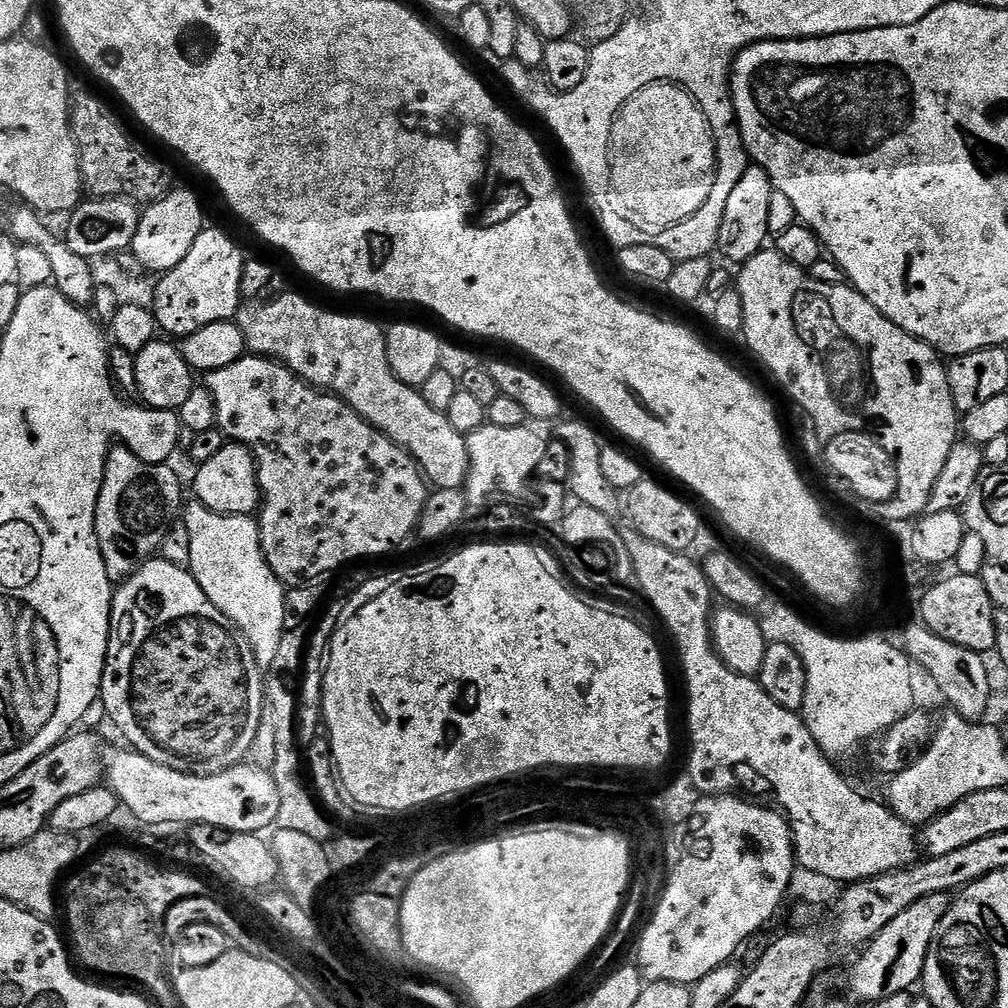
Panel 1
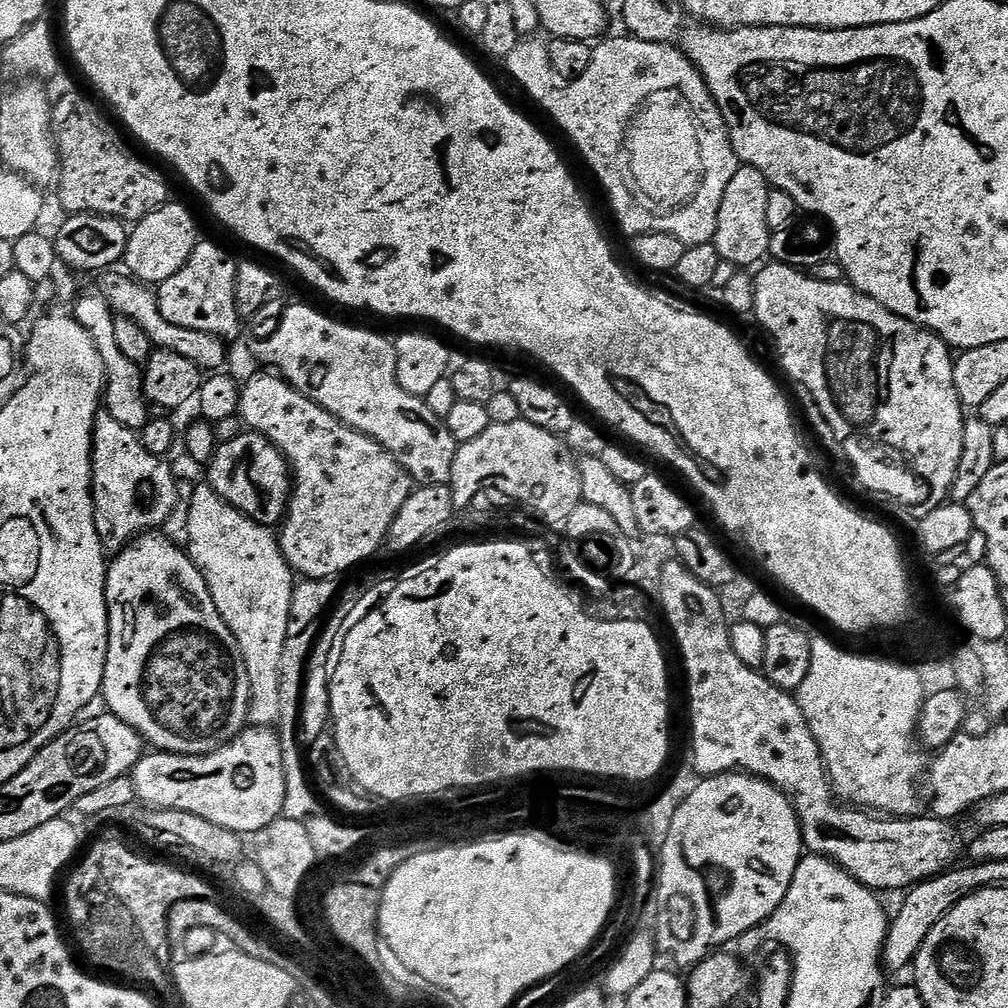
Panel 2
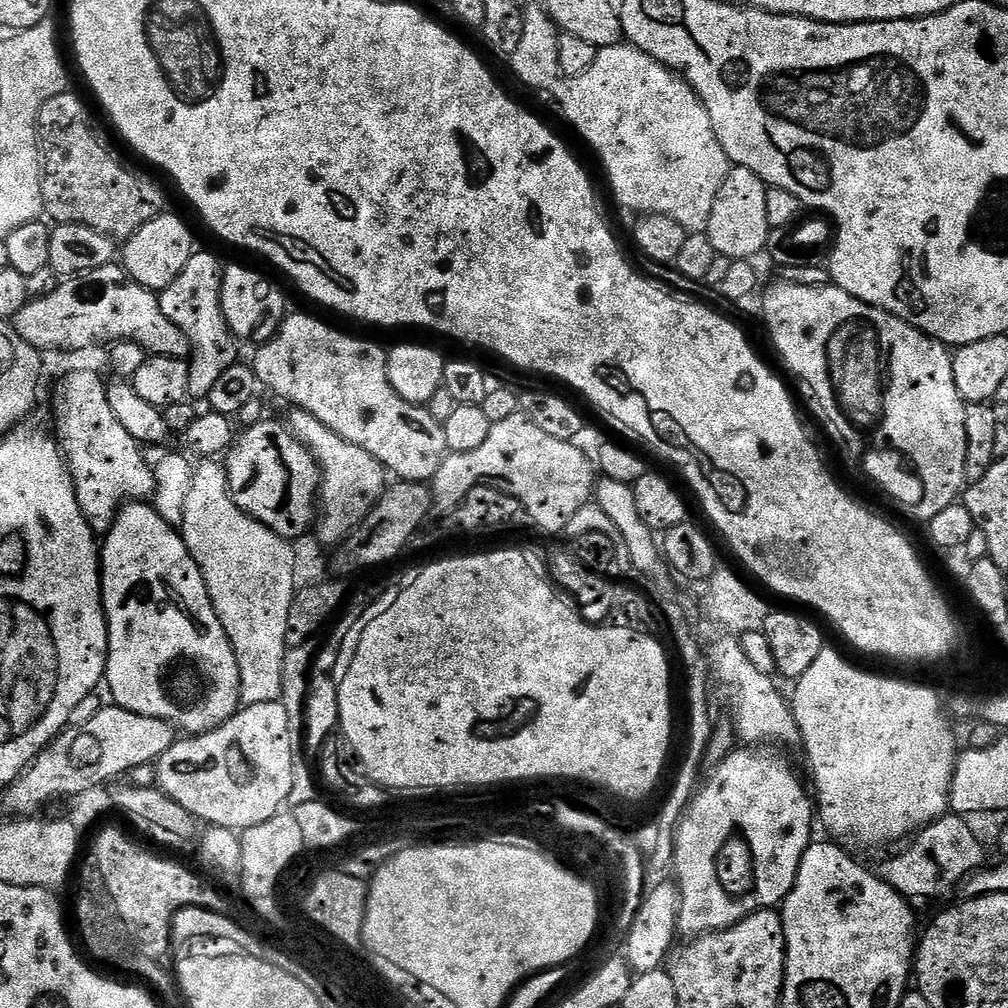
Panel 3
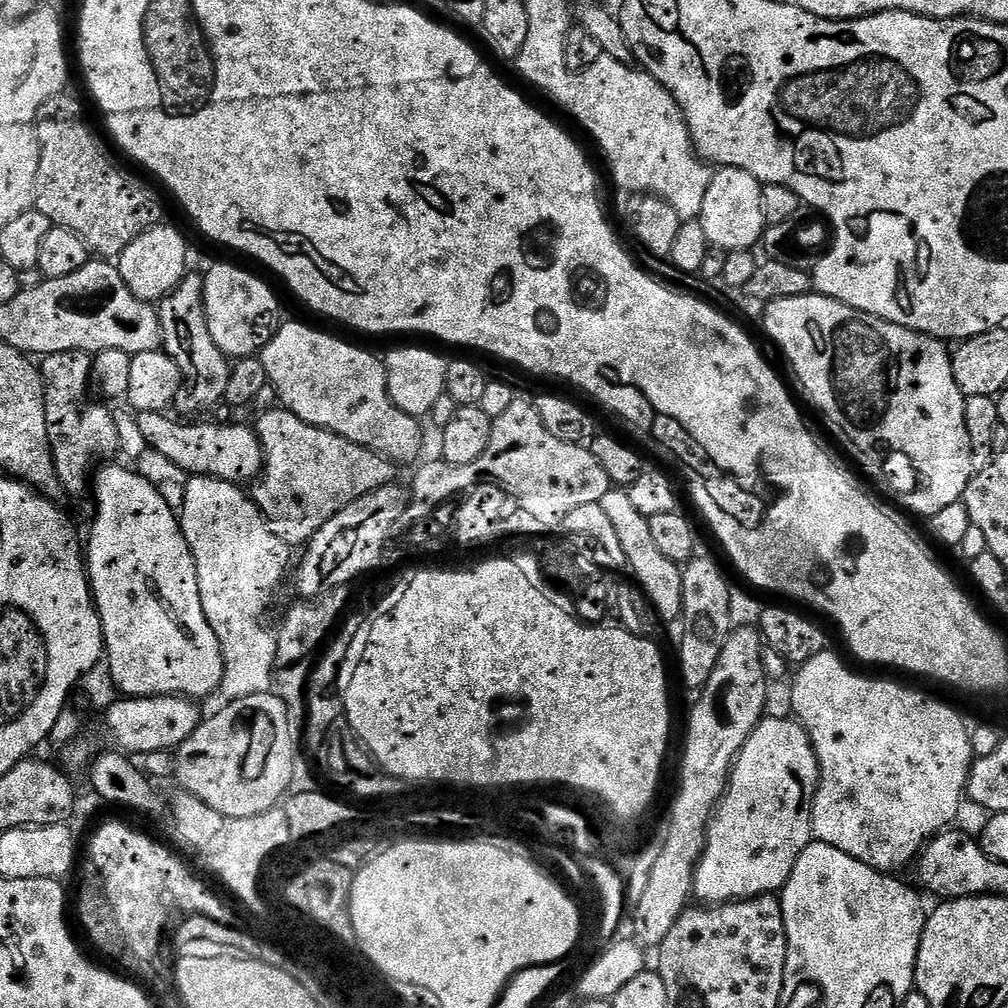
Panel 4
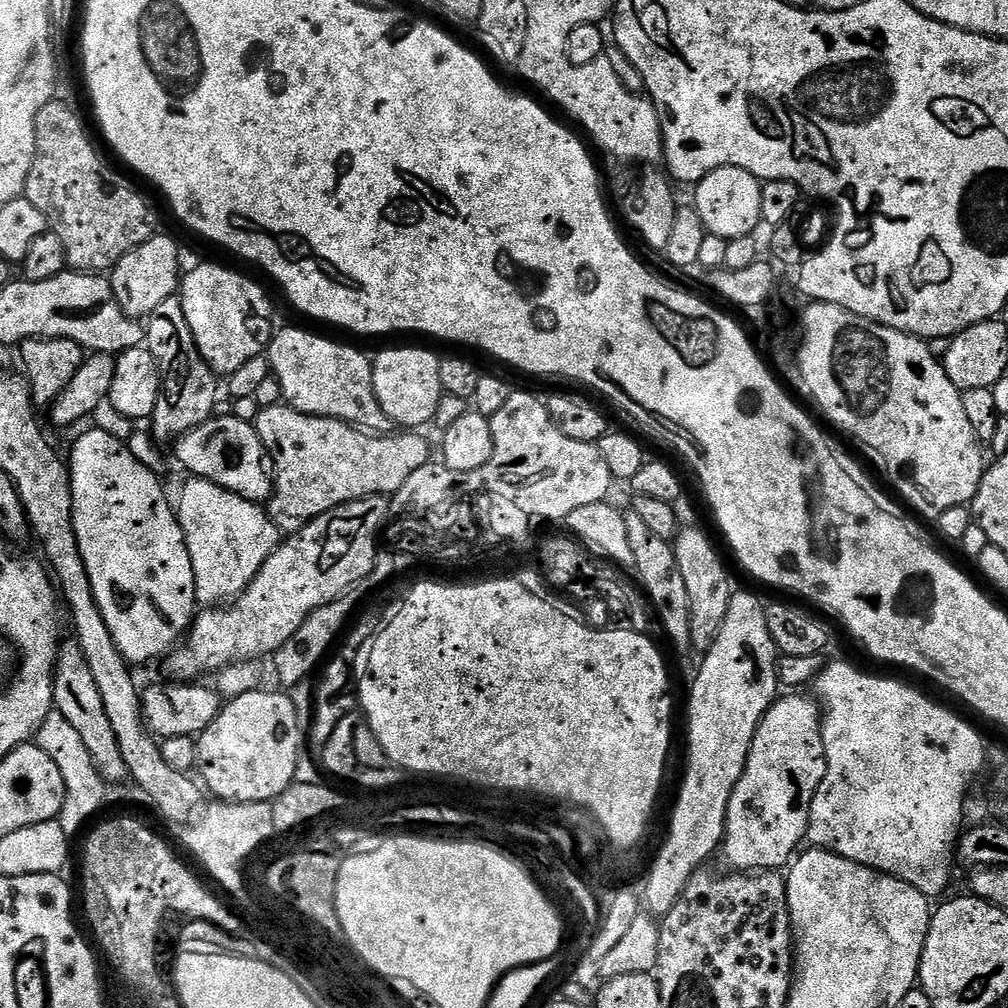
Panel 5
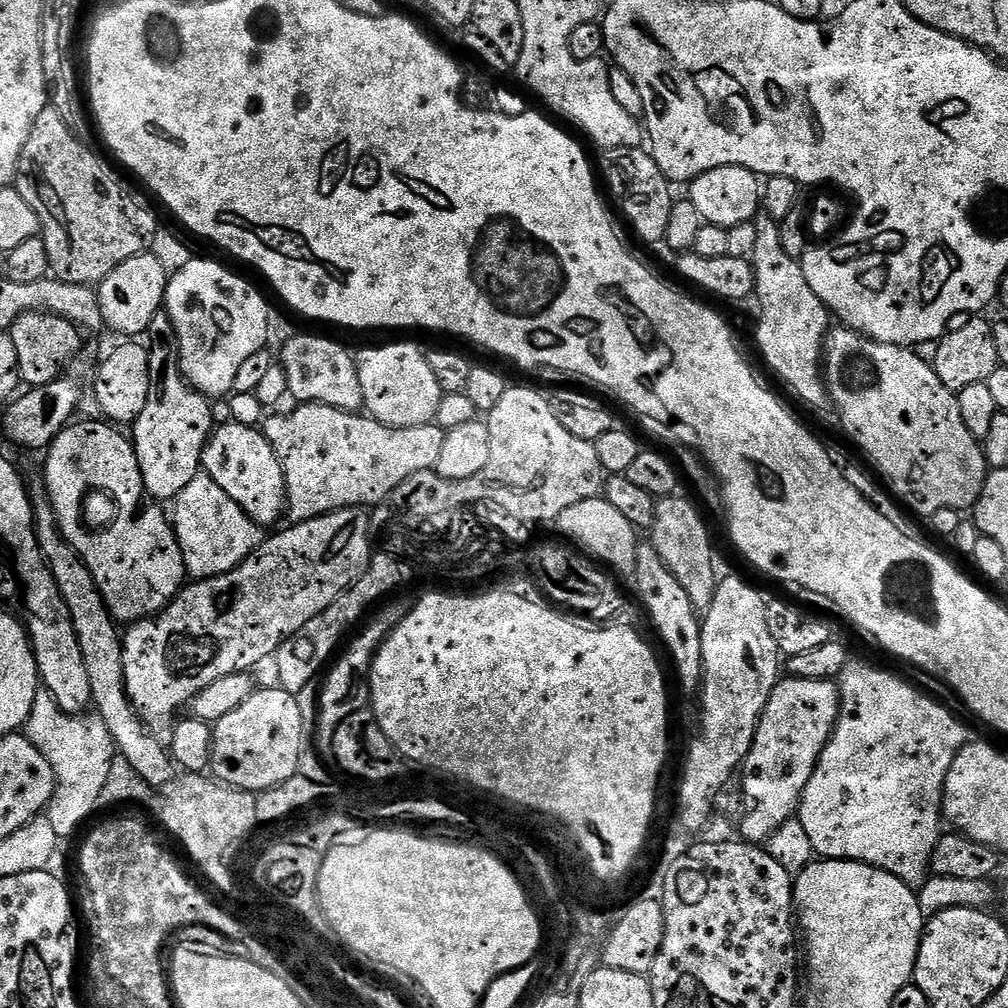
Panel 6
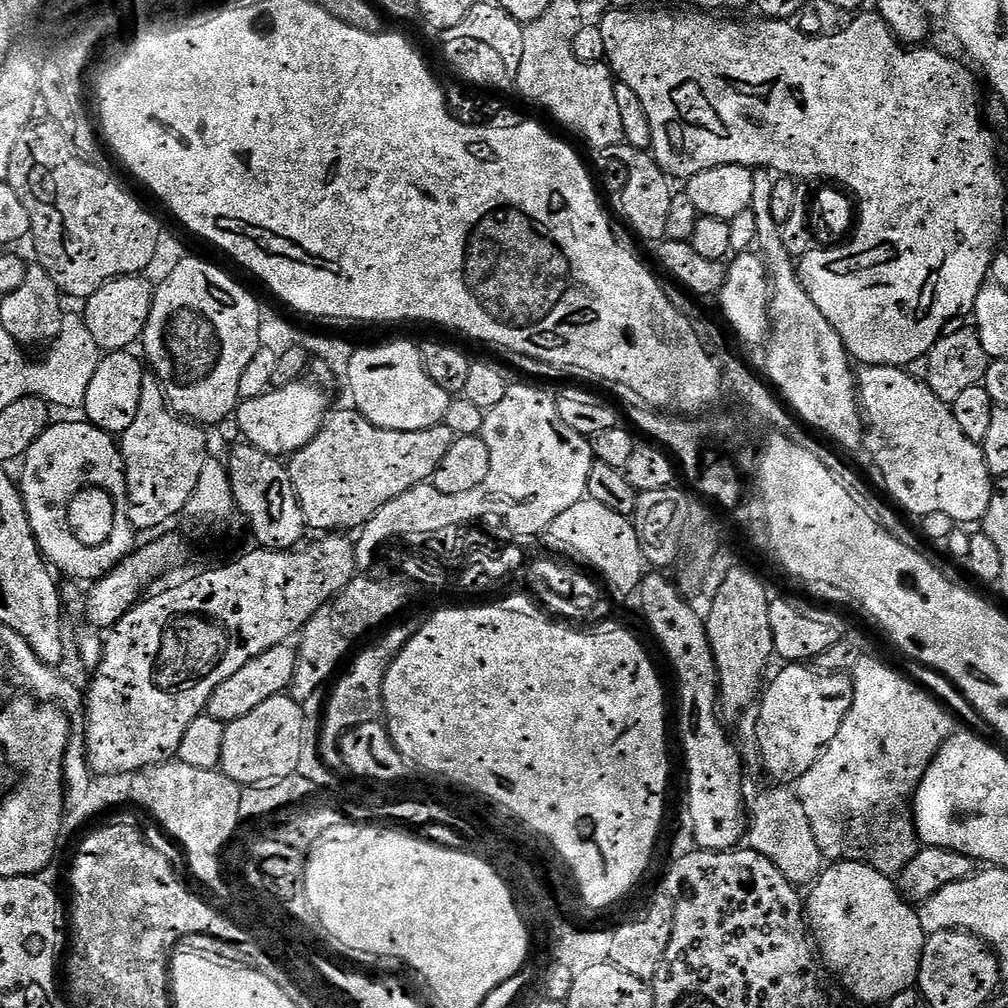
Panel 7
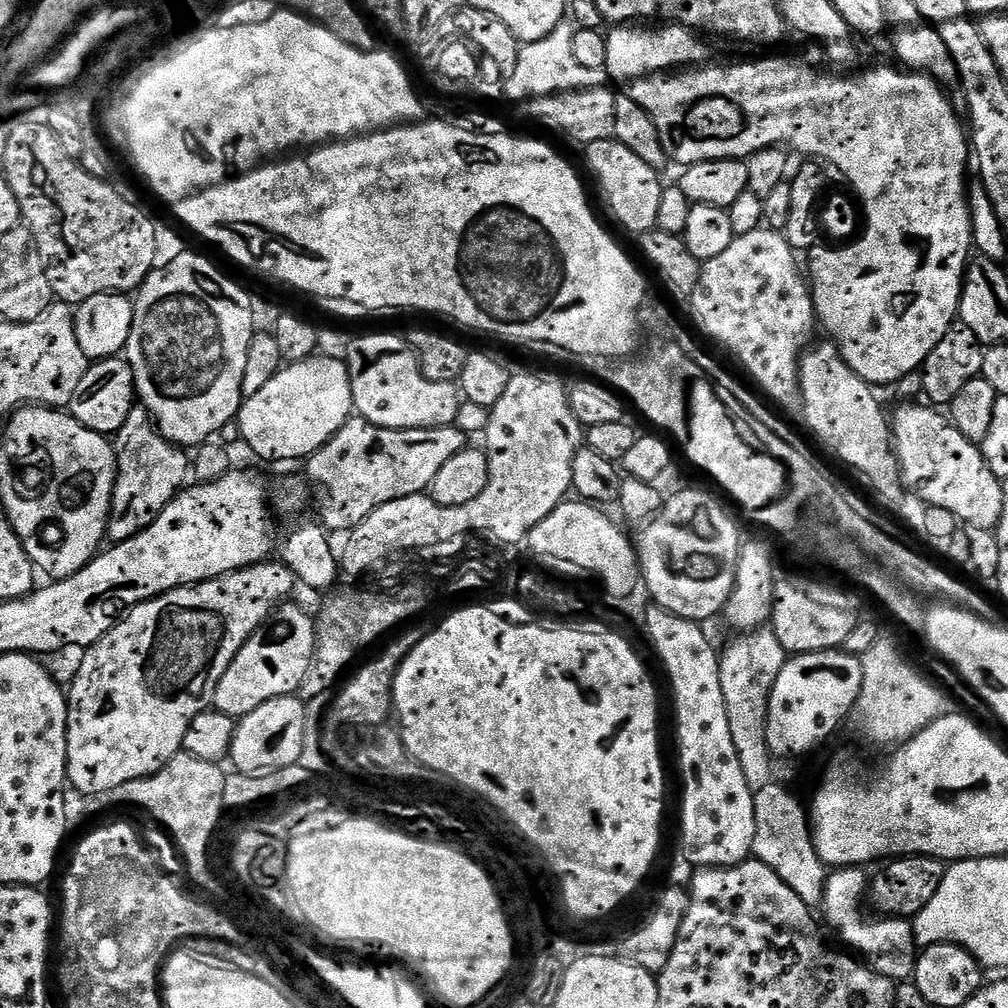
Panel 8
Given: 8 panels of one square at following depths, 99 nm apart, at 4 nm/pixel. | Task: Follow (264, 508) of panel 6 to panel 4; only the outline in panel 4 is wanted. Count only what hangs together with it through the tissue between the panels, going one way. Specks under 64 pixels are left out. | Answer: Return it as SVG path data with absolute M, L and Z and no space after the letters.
M142 412L135 418L136 428L140 431L140 436L145 441L143 442L147 447L158 451L160 454L164 454L171 462L174 462L175 466L180 466L182 470L188 473L189 476L213 476L219 480L225 480L231 484L238 484L241 486L247 485L247 480L255 481L257 477L263 473L264 470L264 451L260 445L260 438L256 435L255 431L251 427L243 428L240 424L179 424L176 420L171 420L171 415L163 412Z

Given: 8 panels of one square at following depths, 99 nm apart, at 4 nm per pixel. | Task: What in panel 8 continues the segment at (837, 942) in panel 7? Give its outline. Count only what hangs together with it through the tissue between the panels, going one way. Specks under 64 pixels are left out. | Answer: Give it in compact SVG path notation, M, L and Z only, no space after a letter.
M863 867L835 869L827 877L822 912L829 926L849 944L847 947L853 953L863 957L868 967L894 982L907 981L916 970L916 935L912 933L911 923L907 919L877 918L864 913L870 883L869 873L864 872L867 871Z

